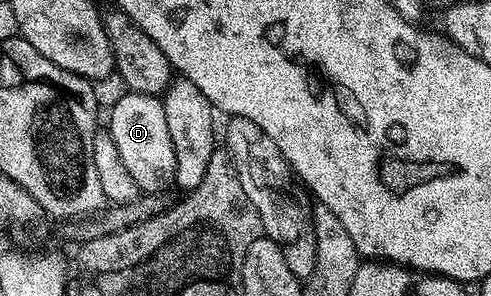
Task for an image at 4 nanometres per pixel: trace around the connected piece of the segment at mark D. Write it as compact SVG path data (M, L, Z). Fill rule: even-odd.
M126 91L113 104L109 112L107 131L127 166L127 174L135 178L142 193L157 194L160 188L170 187L175 174L175 146L171 146L171 133L167 130L164 103L158 97Z

